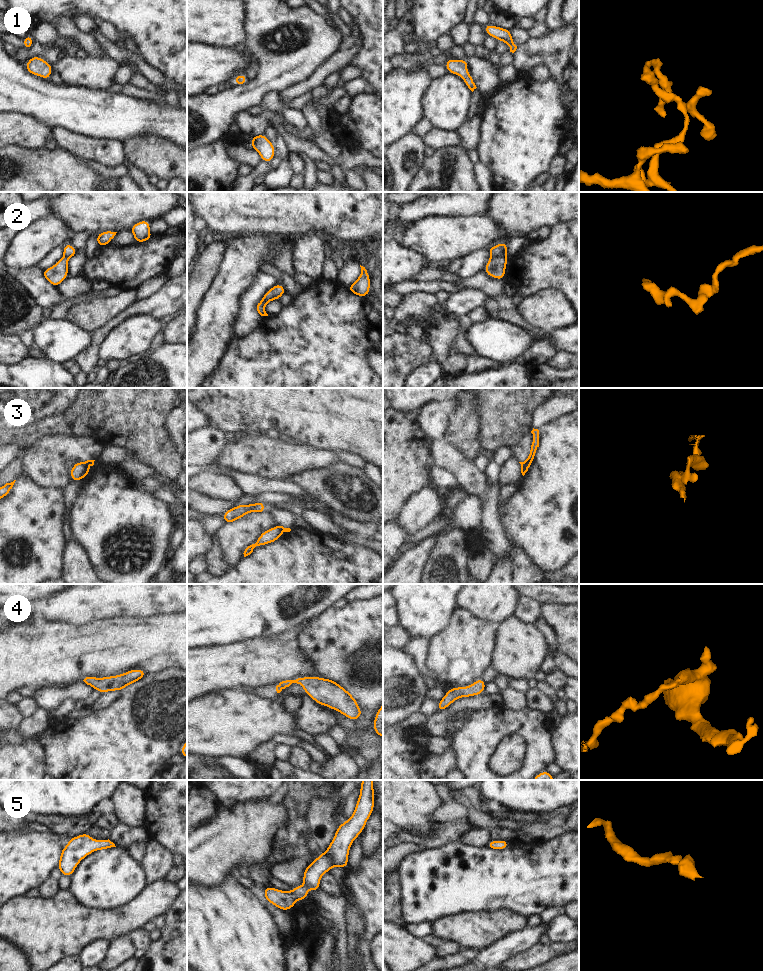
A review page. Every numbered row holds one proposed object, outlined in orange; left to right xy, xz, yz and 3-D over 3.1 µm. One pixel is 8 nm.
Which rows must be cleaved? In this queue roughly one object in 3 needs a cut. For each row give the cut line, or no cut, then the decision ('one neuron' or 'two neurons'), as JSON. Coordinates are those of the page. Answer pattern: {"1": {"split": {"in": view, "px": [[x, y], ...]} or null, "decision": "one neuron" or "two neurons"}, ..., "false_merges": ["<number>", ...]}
{"1": {"split": null, "decision": "one neuron"}, "2": {"split": {"in": "yz", "px": [[504, 257], [493, 257], [491, 259]]}, "decision": "two neurons"}, "3": {"split": {"in": "xy", "px": [[85, 462], [84, 475]]}, "decision": "two neurons"}, "4": {"split": null, "decision": "one neuron"}, "5": {"split": null, "decision": "one neuron"}, "false_merges": ["2", "3"]}

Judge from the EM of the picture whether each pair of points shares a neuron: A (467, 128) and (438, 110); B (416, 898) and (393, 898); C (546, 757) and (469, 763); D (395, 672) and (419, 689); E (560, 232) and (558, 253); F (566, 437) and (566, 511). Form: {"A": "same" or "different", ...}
{"A": "different", "B": "different", "C": "same", "D": "same", "E": "same", "F": "same"}

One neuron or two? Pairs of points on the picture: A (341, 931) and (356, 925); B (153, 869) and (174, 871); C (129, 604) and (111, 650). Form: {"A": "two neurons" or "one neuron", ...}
{"A": "two neurons", "B": "two neurons", "C": "two neurons"}

